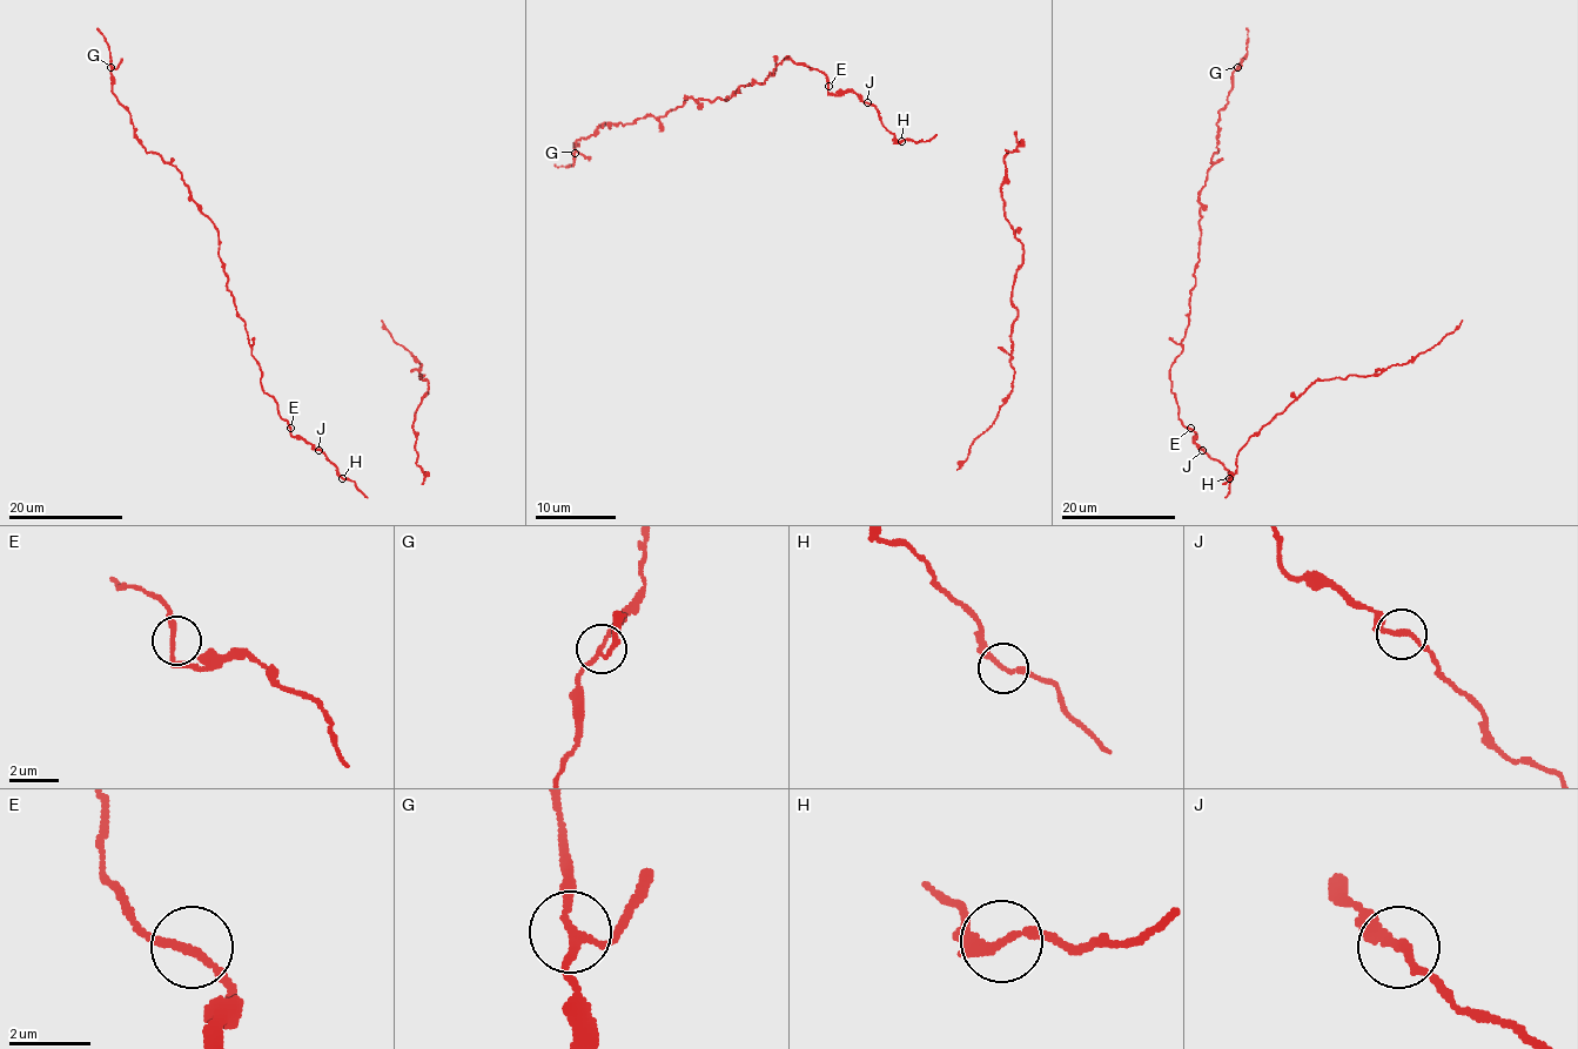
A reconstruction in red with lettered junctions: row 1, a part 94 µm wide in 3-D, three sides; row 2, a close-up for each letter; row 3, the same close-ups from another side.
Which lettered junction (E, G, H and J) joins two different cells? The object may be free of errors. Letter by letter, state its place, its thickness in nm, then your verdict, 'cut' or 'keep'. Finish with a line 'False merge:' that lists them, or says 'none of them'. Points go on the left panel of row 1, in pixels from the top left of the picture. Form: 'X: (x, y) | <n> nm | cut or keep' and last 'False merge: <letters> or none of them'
E: (290, 428) | 180 nm | keep
G: (111, 67) | 160 nm | keep
H: (342, 478) | 180 nm | keep
J: (319, 450) | 180 nm | keep
False merge: none of them

